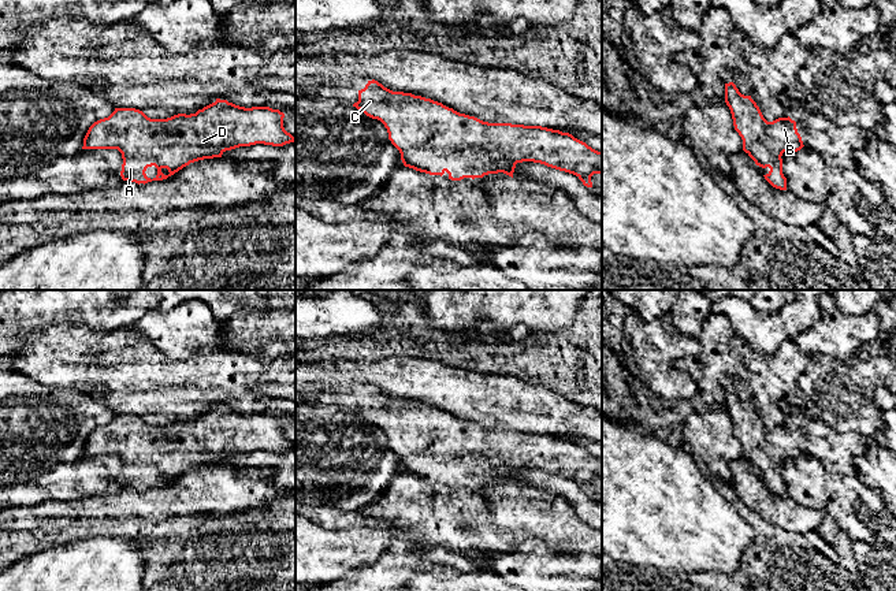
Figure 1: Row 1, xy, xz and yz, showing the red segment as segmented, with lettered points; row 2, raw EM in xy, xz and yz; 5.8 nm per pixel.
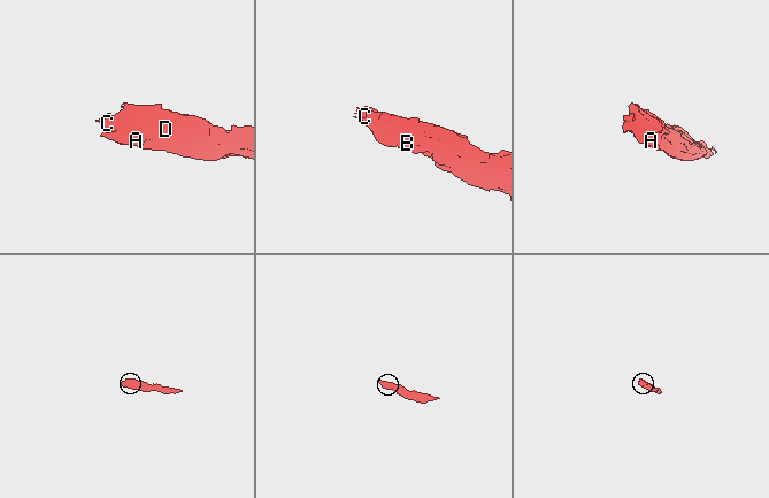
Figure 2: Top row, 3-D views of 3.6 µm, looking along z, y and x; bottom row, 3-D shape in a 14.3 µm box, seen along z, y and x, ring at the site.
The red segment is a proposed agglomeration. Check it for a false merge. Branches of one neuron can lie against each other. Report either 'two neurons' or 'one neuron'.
one neuron

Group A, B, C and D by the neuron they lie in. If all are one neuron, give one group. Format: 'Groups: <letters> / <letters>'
Groups: A B C D

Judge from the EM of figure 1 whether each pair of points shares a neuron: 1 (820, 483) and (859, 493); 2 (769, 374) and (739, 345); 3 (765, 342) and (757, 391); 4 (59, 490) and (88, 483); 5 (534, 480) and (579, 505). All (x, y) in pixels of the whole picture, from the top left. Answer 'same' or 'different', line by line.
1: same
2: same
3: different
4: same
5: same

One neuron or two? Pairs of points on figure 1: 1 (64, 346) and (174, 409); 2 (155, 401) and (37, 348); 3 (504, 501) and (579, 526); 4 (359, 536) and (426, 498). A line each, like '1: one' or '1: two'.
1: one
2: one
3: one
4: one

